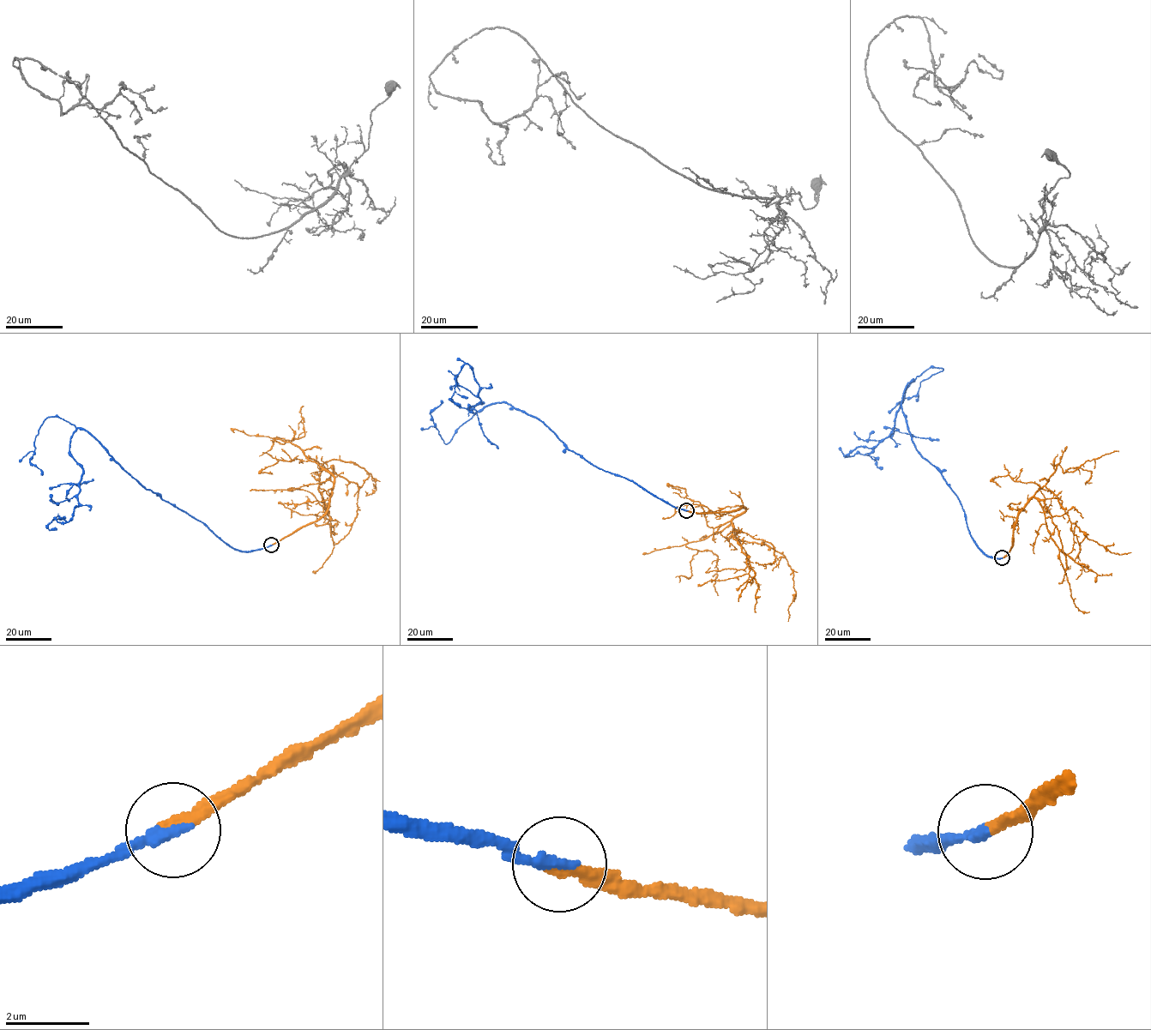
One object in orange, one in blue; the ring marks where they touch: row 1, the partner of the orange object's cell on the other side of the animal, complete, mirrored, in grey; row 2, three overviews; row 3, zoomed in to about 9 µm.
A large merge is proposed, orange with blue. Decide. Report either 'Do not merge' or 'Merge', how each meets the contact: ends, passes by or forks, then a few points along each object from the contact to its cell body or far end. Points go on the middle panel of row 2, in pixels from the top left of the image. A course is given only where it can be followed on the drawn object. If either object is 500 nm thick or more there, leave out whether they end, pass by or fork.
Merge. At the ring orange ends. At the ring blue ends. Course of orange: (687, 510), (708, 513), (744, 508), (709, 536), (686, 545), (710, 551), (718, 557), (714, 585), (718, 595). Course of blue: (687, 510), (594, 466), (509, 404), (474, 413), (468, 408), (482, 402), (467, 364), (450, 399), (461, 405)

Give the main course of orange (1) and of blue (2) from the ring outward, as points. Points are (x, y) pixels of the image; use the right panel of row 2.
1: (1002, 558), (1012, 546), (1019, 512), (1045, 485), (1057, 465), (1063, 472), (1072, 472), (1086, 461), (1118, 451)
2: (1002, 558), (978, 545), (916, 449), (901, 400), (913, 379), (892, 432), (844, 455), (882, 468)

